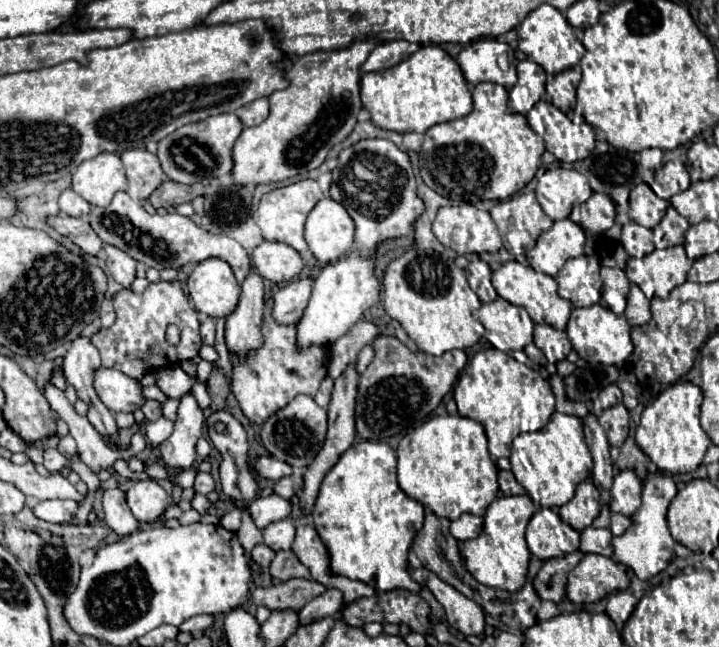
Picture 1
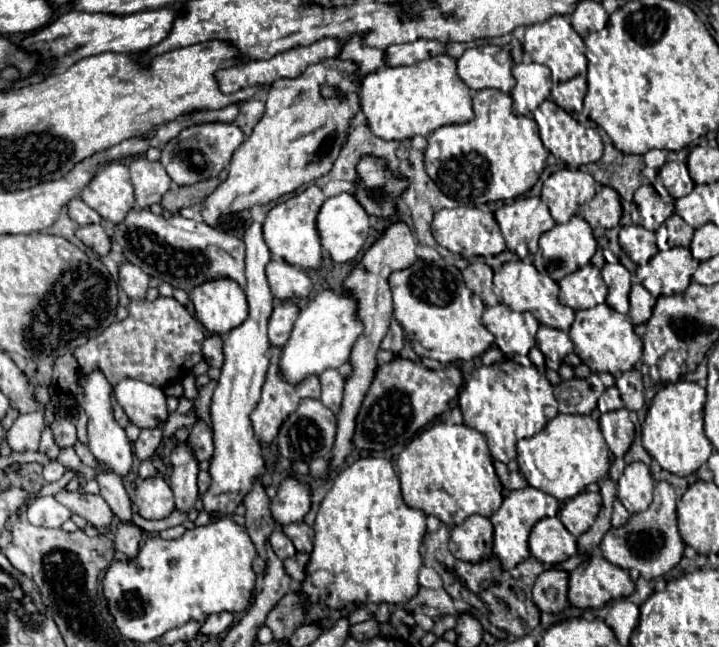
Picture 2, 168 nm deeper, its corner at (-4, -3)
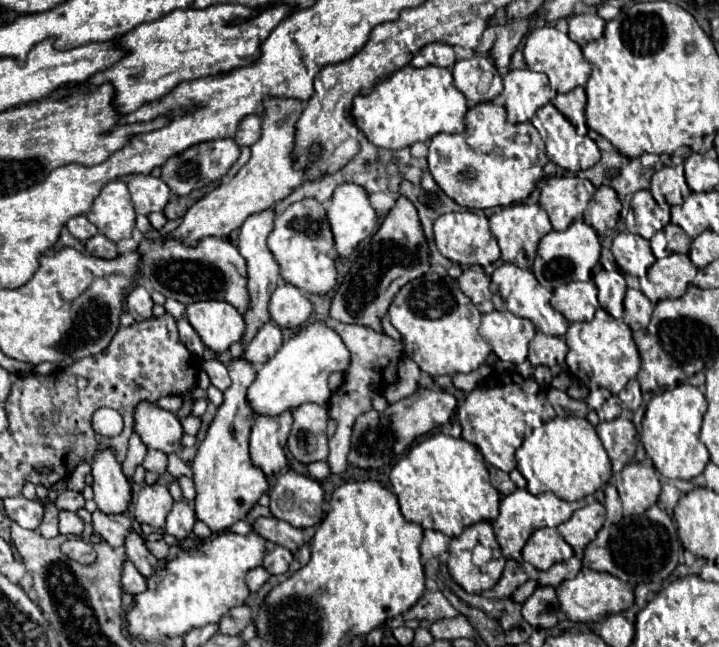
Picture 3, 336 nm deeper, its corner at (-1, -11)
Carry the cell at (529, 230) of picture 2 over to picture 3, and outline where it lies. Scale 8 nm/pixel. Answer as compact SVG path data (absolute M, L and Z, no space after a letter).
M539 202L537 204L511 204L511 206L505 206L503 210L495 212L489 218L489 228L491 228L491 234L497 238L497 244L501 248L501 258L505 262L515 264L517 268L531 270L539 240L553 230L547 212L543 212L543 208L537 205Z

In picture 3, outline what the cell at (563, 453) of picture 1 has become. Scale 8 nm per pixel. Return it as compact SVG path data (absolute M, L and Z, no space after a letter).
M577 416L553 418L551 422L535 428L517 450L517 470L527 480L527 490L531 494L555 492L567 502L575 502L597 492L611 478L611 462L595 428Z

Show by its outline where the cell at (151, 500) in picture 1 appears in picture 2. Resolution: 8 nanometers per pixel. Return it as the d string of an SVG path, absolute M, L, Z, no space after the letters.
M162 476L146 478L136 486L134 506L146 520L162 520L174 510L174 496Z

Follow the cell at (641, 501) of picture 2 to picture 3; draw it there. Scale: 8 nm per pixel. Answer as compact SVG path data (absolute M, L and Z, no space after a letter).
M639 462L627 464L621 472L621 500L623 500L623 514L635 516L643 514L649 506L657 504L657 498L661 494L661 482L659 474L653 466L645 466Z

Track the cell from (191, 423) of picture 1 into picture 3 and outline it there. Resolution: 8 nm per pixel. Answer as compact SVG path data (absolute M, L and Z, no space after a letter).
M175 502L173 510L167 516L167 524L165 524L165 532L175 536L177 540L185 540L195 524L195 512L191 510L191 506L187 502Z

